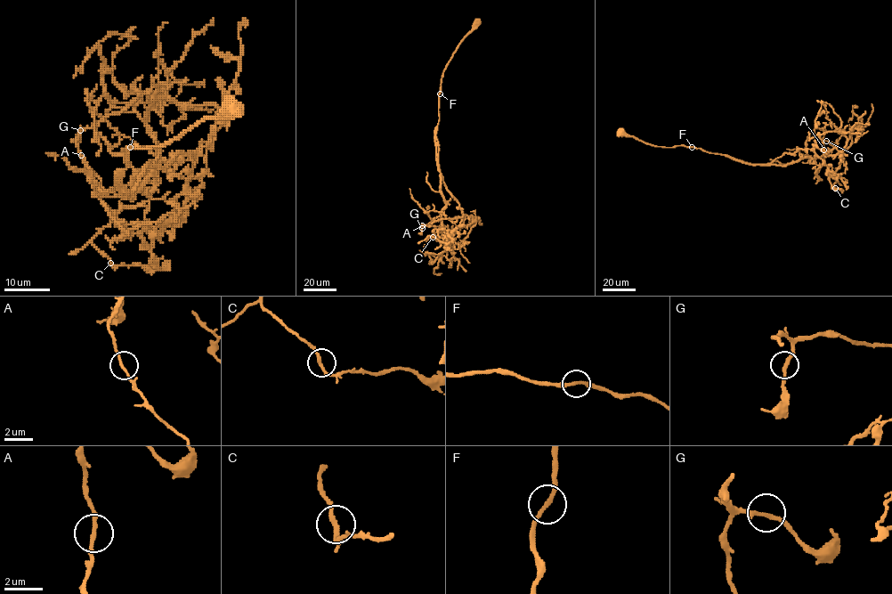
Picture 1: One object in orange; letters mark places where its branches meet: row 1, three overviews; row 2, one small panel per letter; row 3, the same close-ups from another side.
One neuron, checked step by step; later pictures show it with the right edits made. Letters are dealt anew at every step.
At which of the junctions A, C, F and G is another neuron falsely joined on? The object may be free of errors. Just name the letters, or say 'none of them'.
none of them

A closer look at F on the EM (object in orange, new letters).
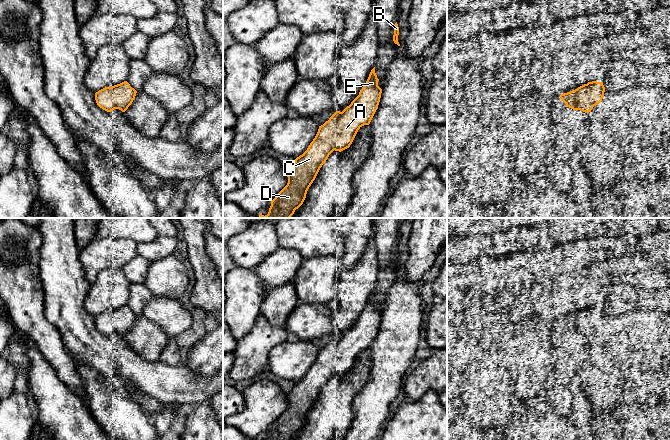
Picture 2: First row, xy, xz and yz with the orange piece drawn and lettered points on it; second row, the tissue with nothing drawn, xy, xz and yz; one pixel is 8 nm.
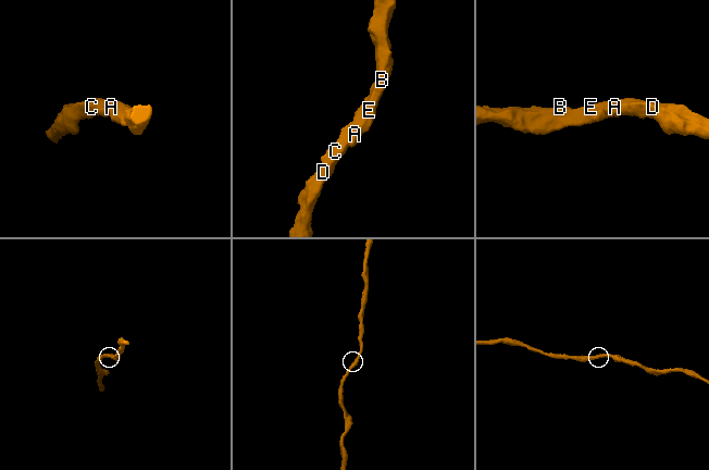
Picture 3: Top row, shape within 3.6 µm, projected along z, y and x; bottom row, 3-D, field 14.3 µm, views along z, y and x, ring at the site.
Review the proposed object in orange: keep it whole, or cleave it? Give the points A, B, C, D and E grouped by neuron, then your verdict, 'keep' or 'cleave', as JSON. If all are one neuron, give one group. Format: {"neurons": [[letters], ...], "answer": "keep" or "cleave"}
{"neurons": [["A", "B", "C", "D", "E"]], "answer": "keep"}

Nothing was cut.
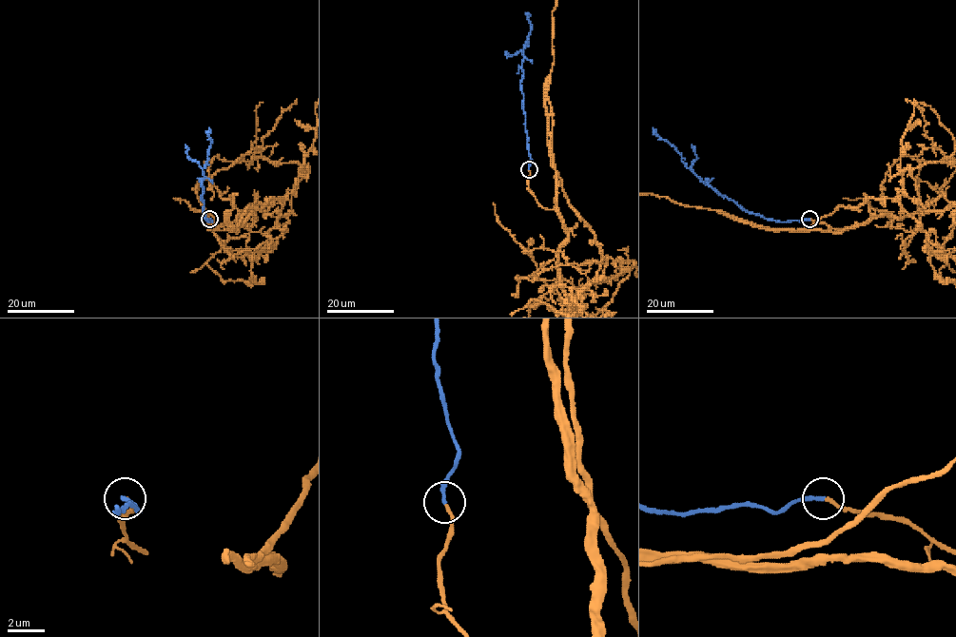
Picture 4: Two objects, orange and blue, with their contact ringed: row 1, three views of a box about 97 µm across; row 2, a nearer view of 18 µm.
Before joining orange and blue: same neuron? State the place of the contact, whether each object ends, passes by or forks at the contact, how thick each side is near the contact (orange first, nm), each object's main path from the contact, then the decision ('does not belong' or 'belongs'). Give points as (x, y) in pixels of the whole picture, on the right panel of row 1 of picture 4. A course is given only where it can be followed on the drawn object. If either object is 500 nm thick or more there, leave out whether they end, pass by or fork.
(809, 219) | orange ends | blue ends | 180/200 nm | orange via (809, 219), (834, 229), (849, 228), (770, 230), (653, 194) | blue via (809, 219), (776, 221), (742, 209), (706, 184), (688, 167), (680, 153), (653, 127) | belongs

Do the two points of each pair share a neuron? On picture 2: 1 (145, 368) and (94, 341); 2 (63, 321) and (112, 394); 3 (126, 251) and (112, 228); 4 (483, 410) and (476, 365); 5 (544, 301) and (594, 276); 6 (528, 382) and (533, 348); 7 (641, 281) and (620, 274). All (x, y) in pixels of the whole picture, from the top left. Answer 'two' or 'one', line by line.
1: two
2: two
3: two
4: one
5: one
6: one
7: one

